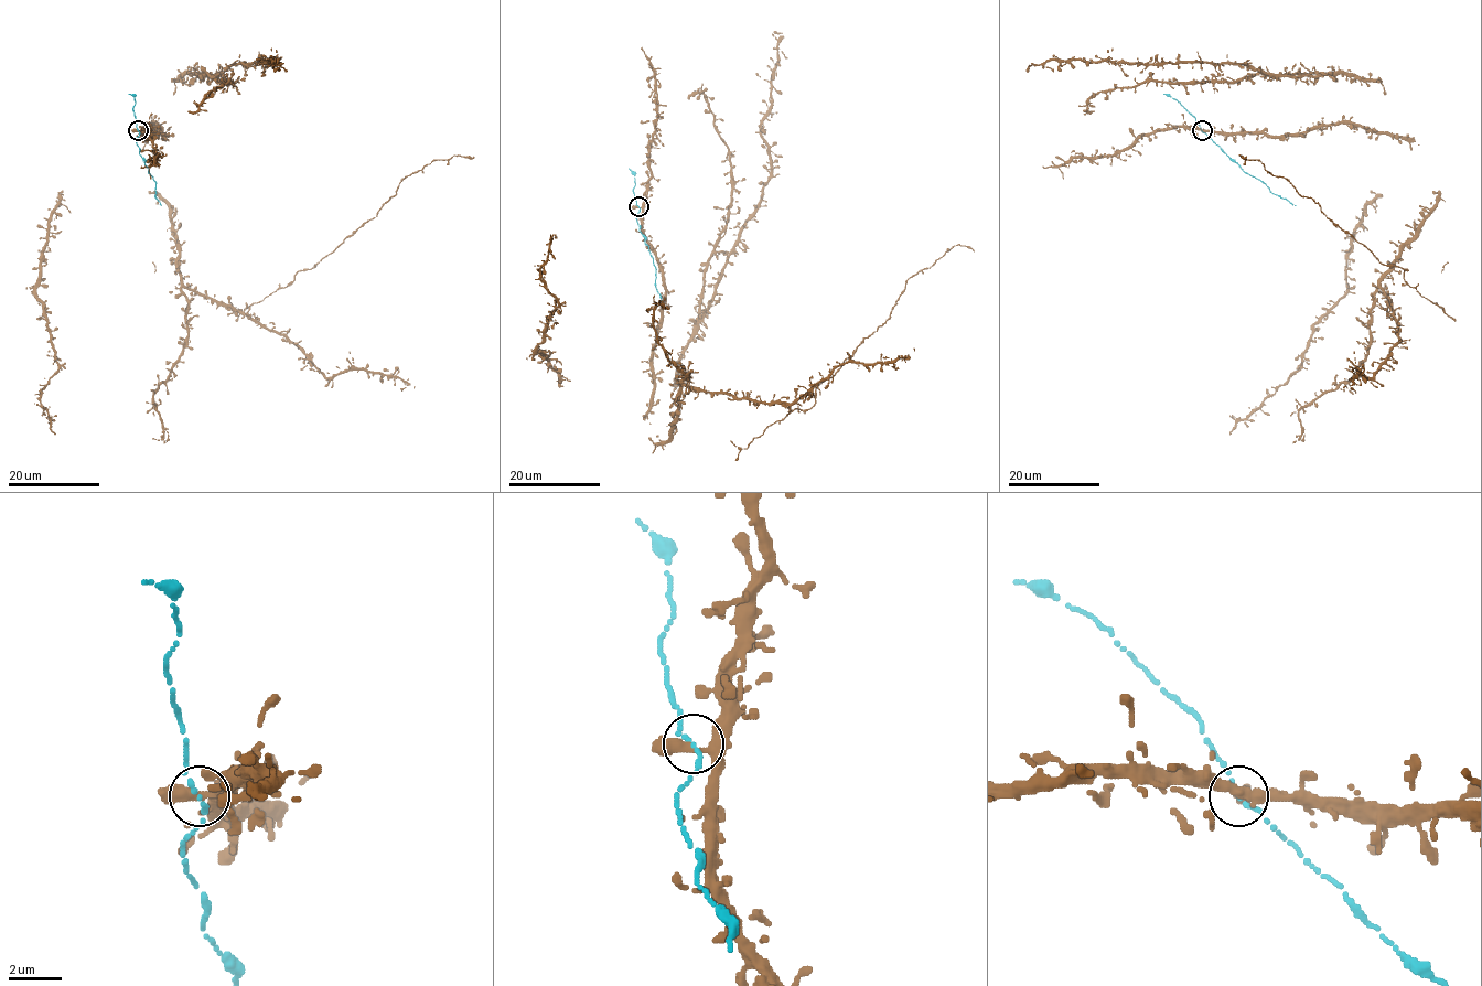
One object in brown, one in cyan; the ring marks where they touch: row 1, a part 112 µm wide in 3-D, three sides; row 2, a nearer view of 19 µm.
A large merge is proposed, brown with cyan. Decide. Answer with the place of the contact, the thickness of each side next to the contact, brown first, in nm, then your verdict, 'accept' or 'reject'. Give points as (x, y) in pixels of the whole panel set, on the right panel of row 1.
(1202, 130) | 320/220 nm | accept

